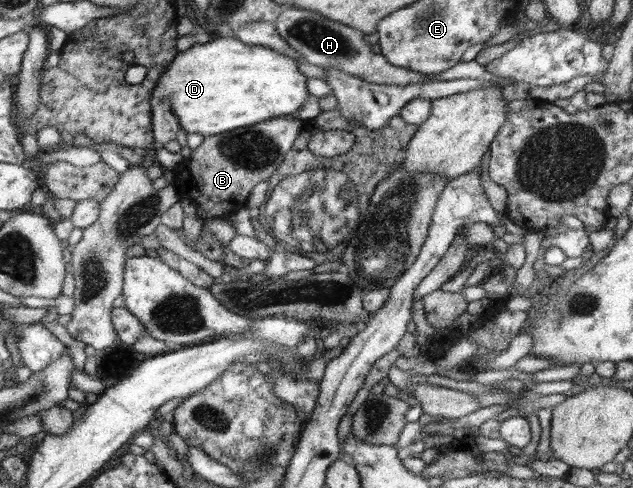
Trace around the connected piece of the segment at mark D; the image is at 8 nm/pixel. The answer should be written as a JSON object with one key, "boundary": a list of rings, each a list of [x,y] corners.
{"boundary":[[[235,36],[219,37],[204,44],[192,45],[185,52],[179,52],[158,79],[151,98],[169,98],[171,111],[175,112],[180,123],[179,128],[187,134],[194,132],[204,137],[217,135],[284,115],[297,117],[299,108],[310,95],[306,86],[307,78],[300,72],[299,65],[294,59],[280,55],[266,46],[244,44]]]}

